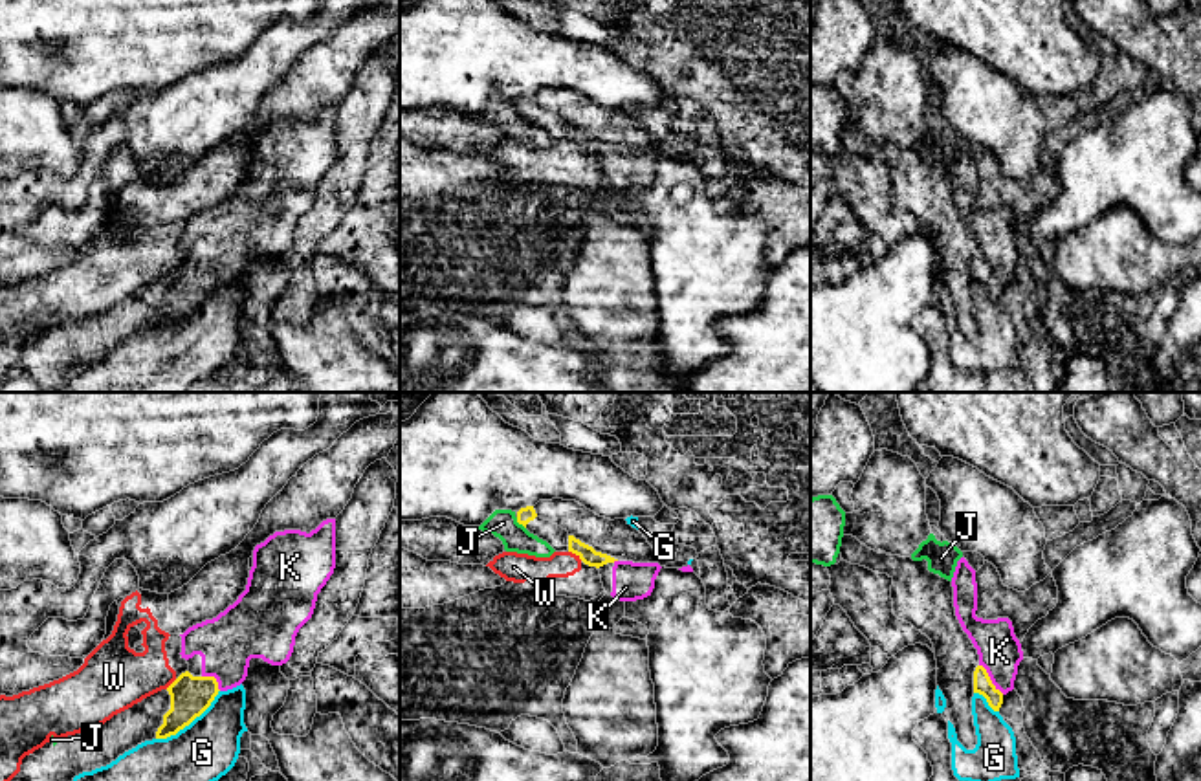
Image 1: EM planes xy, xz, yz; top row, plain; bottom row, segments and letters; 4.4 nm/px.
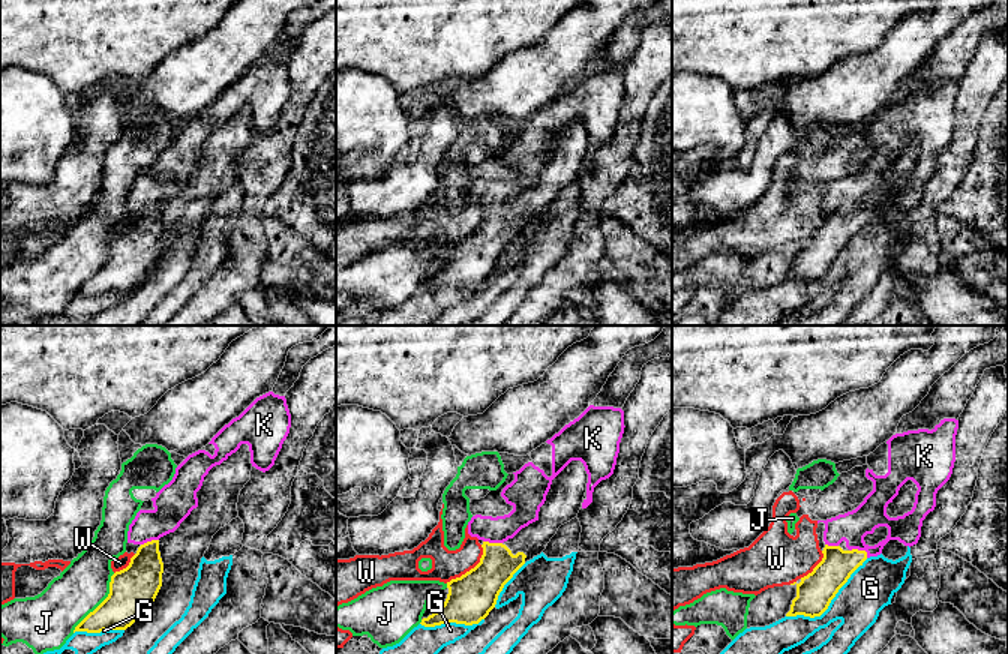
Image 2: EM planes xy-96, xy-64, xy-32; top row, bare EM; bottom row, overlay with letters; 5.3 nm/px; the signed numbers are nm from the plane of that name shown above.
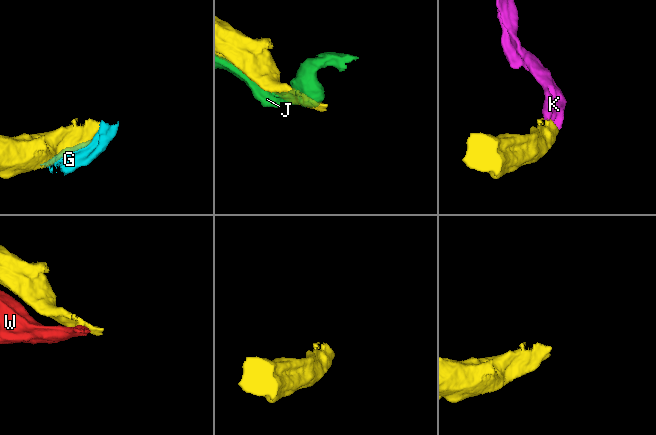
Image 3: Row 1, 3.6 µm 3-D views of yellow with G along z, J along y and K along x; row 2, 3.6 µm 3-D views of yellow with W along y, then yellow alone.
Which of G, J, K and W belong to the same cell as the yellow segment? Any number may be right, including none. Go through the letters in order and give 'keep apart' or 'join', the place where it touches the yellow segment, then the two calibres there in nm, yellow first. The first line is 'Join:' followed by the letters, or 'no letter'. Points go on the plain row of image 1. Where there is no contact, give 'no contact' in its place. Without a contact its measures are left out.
Join: K
G: keep apart; contact xy (189, 312); calibres 180 and 300 nm
J: keep apart; contact xz (519, 112); calibres 70 and 130 nm
K: join; contact yz (989, 268); calibres 80 and 190 nm
W: keep apart; contact xz (576, 143); calibres 80 and 130 nm

